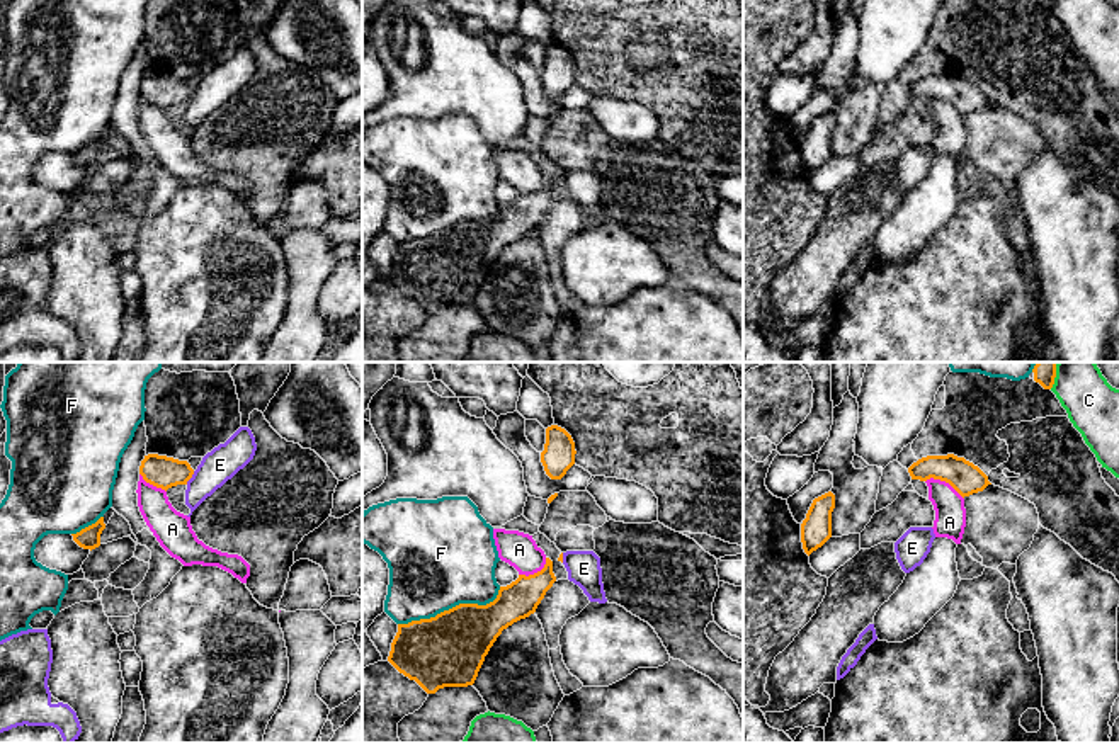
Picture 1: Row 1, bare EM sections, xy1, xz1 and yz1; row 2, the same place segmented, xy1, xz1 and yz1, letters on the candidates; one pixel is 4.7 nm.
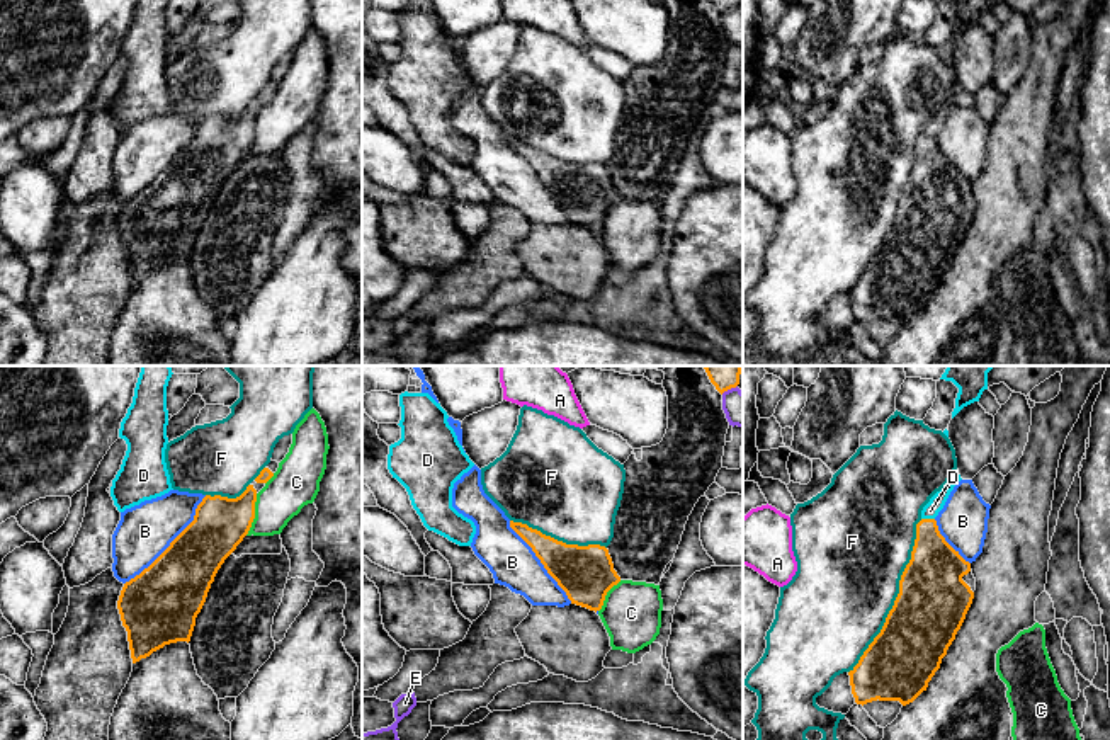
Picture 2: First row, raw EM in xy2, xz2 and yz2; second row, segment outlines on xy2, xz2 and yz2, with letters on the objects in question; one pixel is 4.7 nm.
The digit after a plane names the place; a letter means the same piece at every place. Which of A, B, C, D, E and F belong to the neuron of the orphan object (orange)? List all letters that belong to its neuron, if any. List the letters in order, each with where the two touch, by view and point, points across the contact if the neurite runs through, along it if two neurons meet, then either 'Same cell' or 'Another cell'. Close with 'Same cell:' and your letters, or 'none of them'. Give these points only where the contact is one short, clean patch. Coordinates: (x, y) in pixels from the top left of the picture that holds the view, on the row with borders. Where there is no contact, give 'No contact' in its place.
A: Touches orange at yz1 (944, 480). Boundary: yz1 (925, 480), (944, 480), (963, 499). Another cell
B: Touches orange at xy2 (170, 543). Another cell
C: Touches orange at xy2 (254, 514). Another cell
D: Touches orange at yz2 (928, 519). Path across: yz2 (935, 570), (928, 543), (928, 519), (930, 511). Same cell
E: Touches orange at xy1 (191, 476). Another cell
F: Touches orange at yz2 (898, 596). Another cell
Same cell: D

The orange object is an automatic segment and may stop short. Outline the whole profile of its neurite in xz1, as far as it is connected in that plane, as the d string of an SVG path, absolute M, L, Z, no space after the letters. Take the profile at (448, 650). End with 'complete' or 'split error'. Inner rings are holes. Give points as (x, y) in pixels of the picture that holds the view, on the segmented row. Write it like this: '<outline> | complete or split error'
M546 558L541 571L519 575L486 605L459 604L435 617L398 624L388 661L427 694L473 685L502 631L534 614L554 581Z | complete

